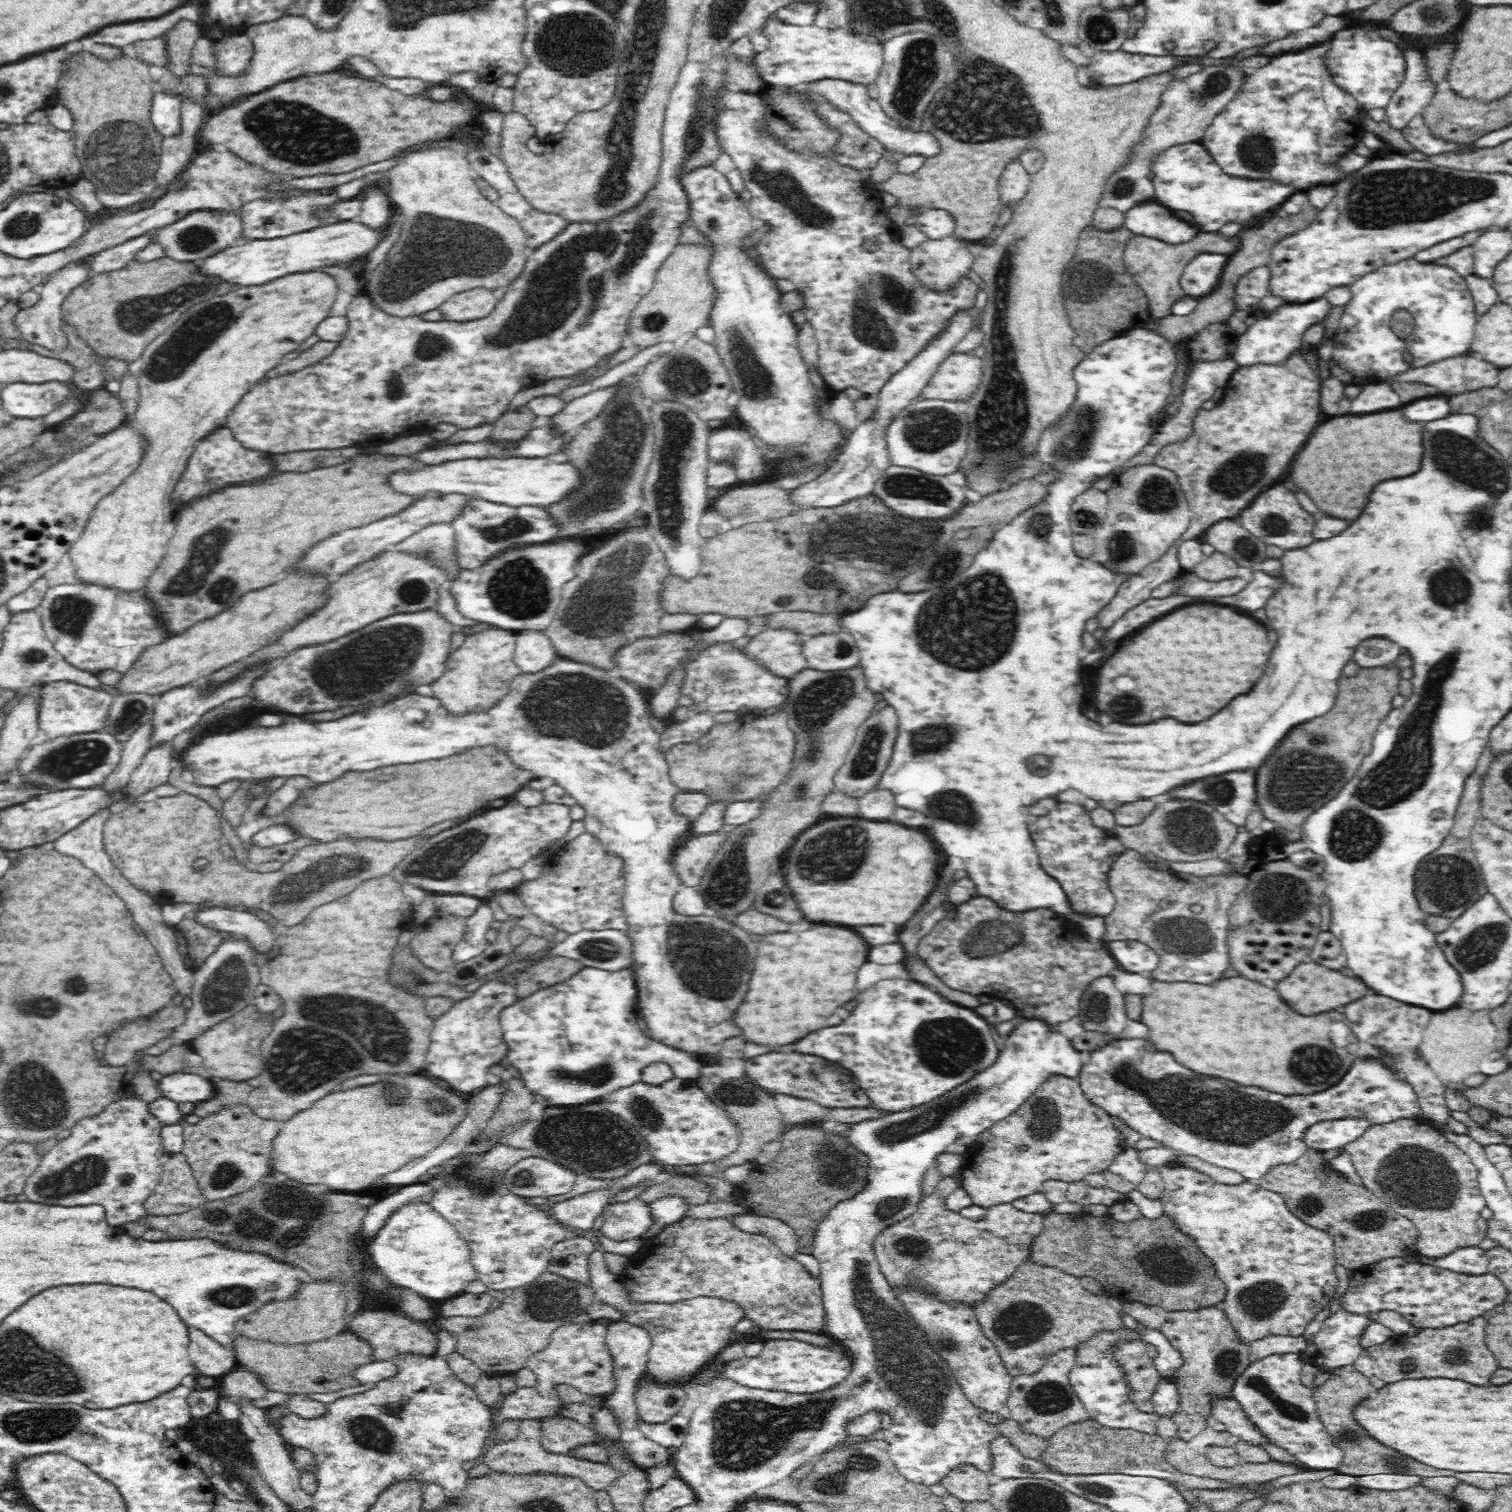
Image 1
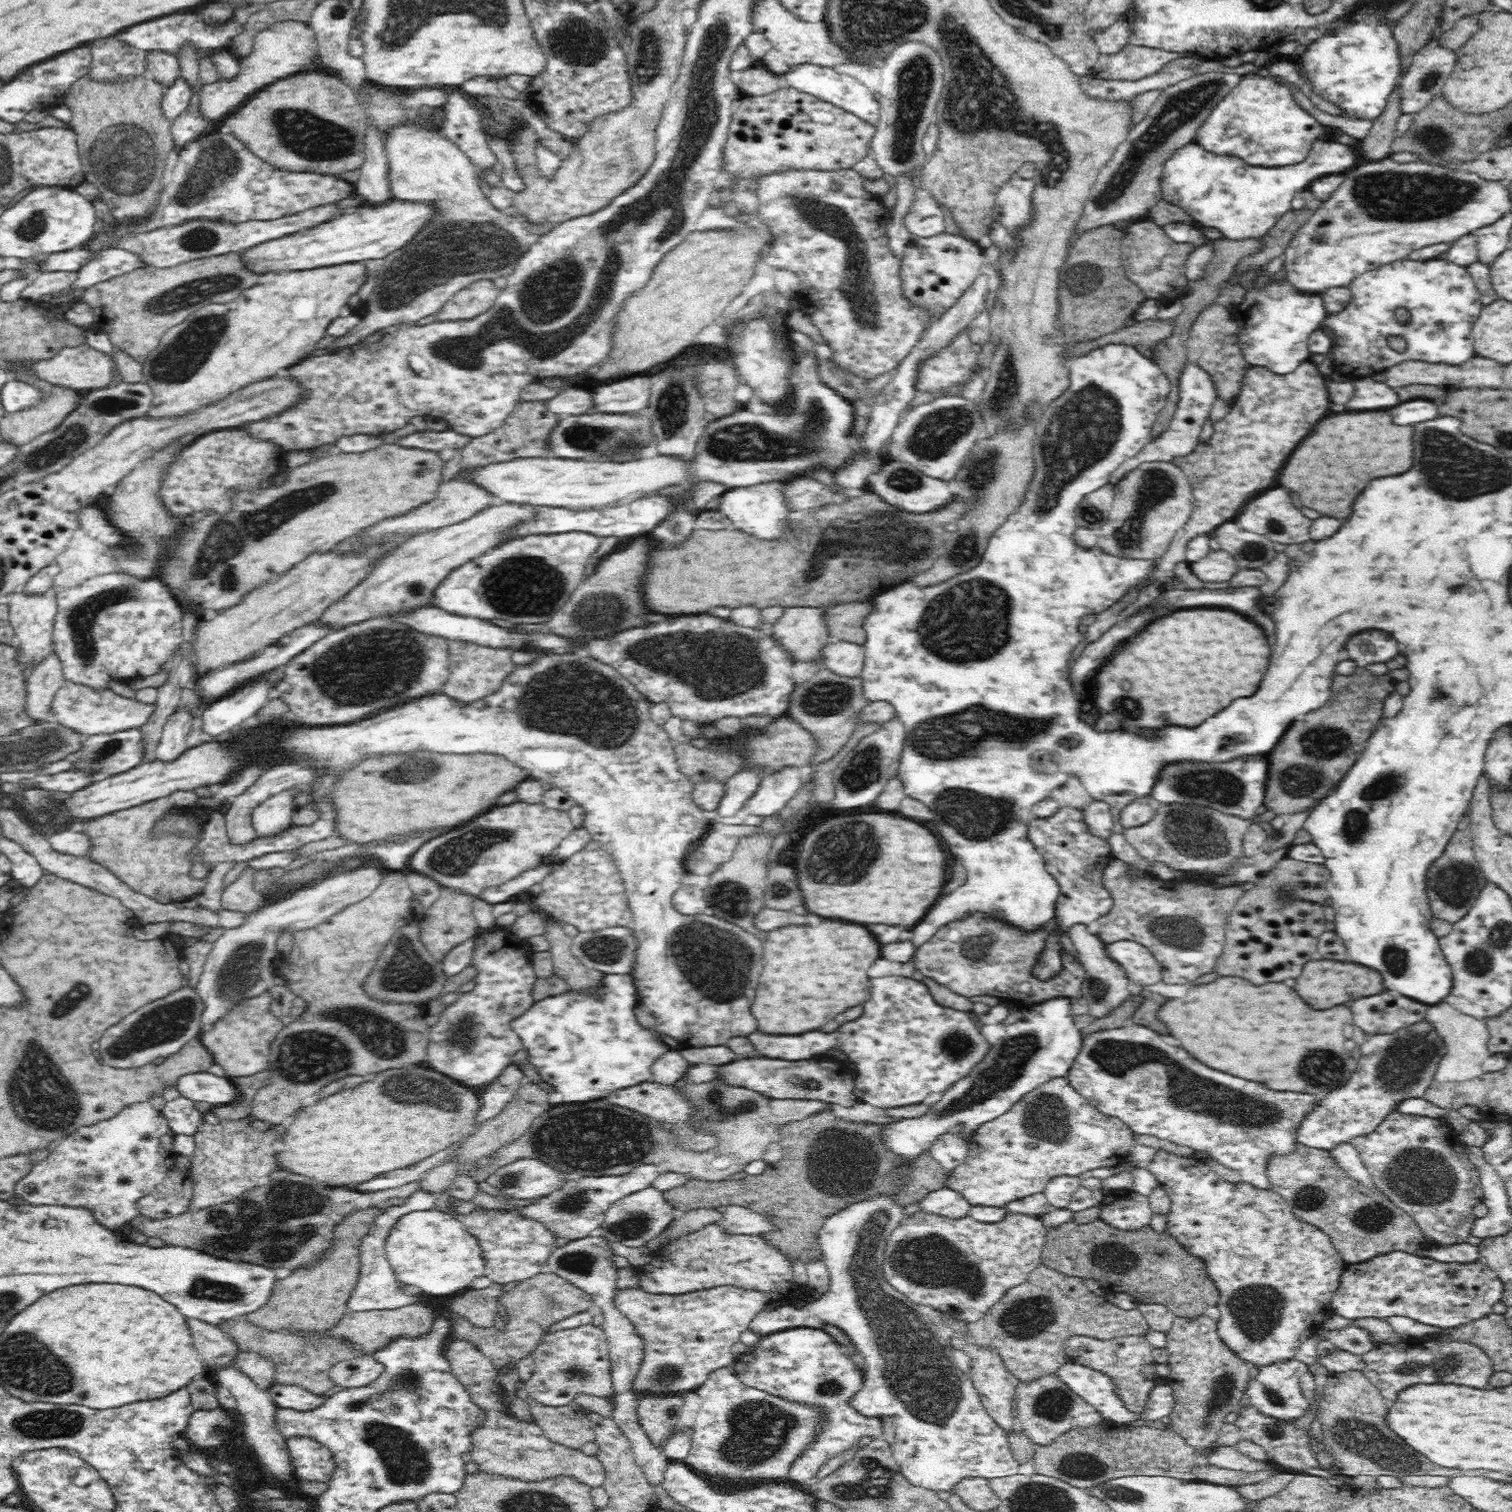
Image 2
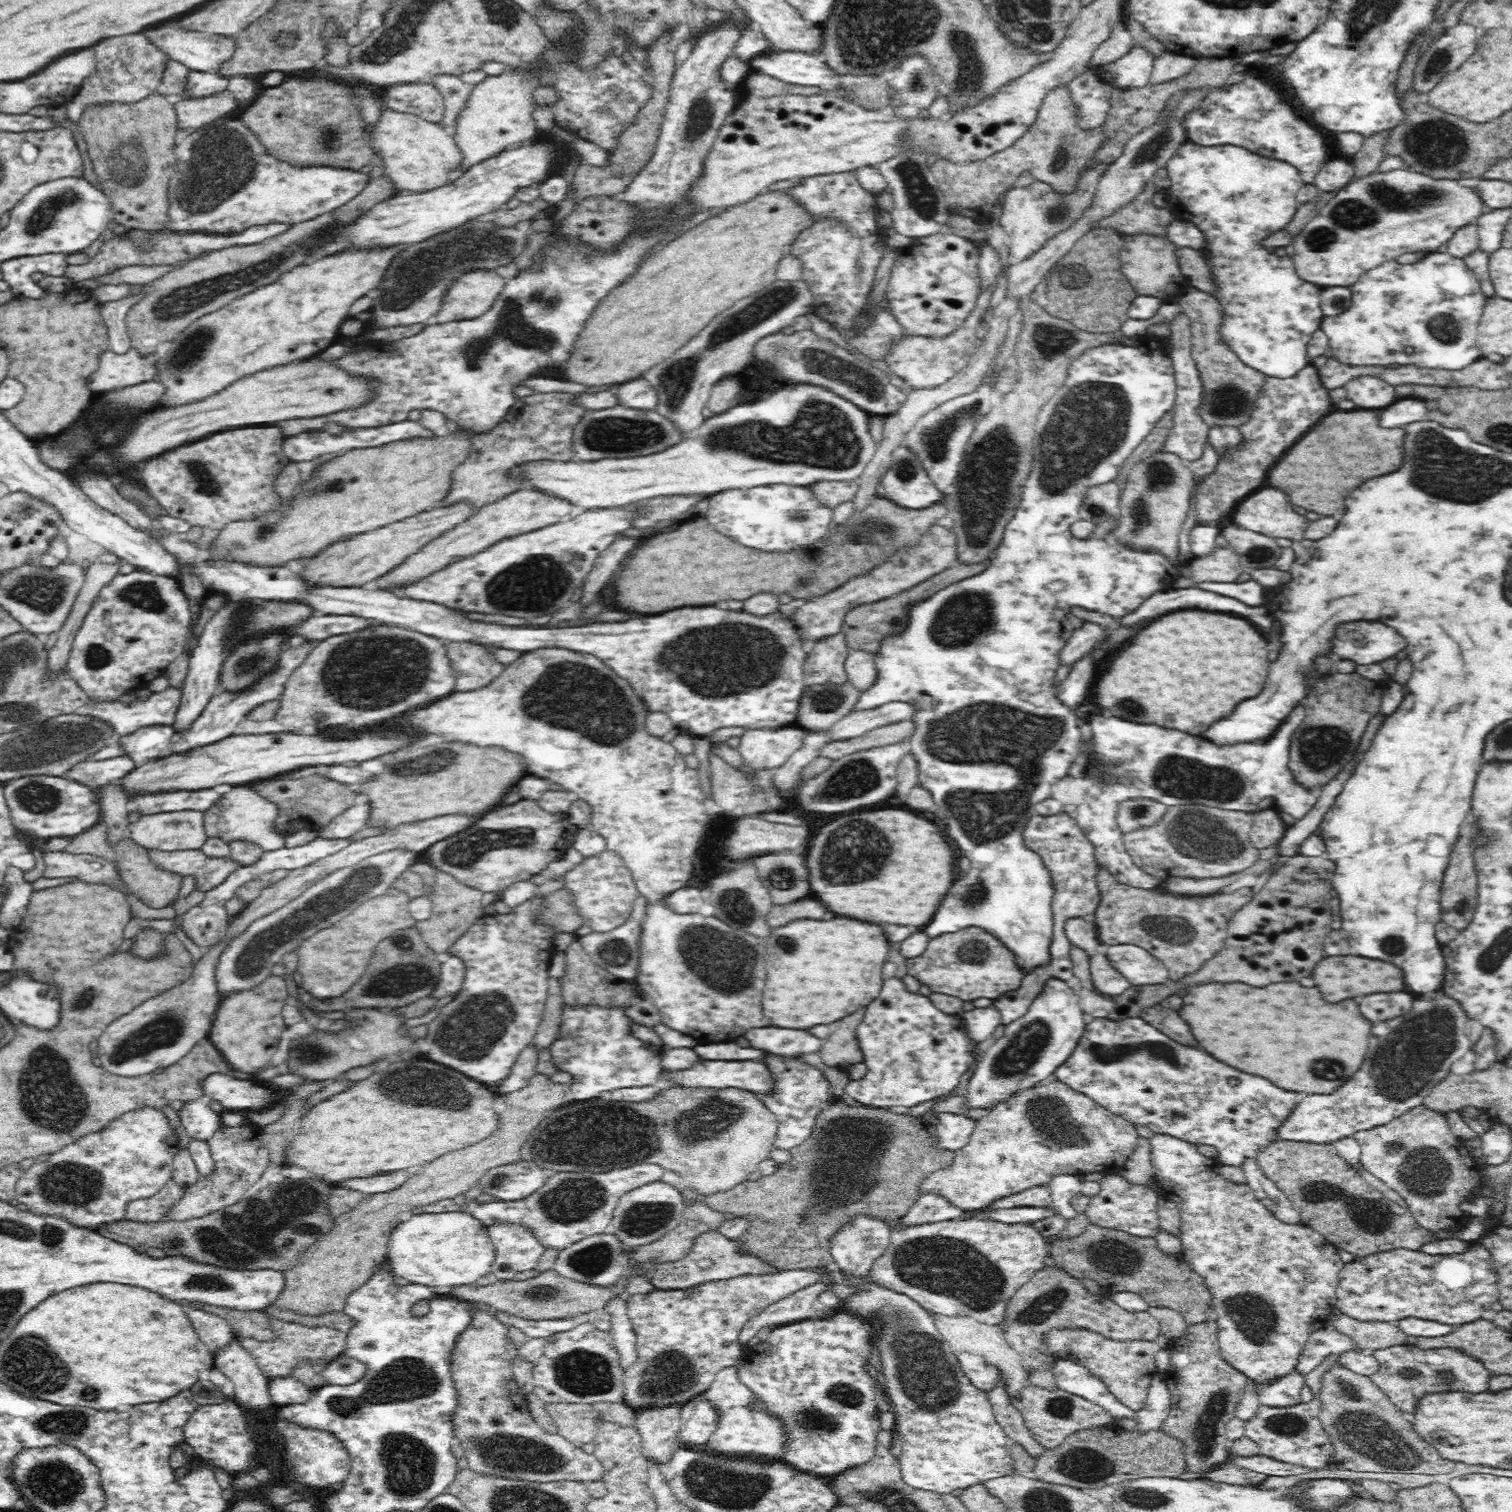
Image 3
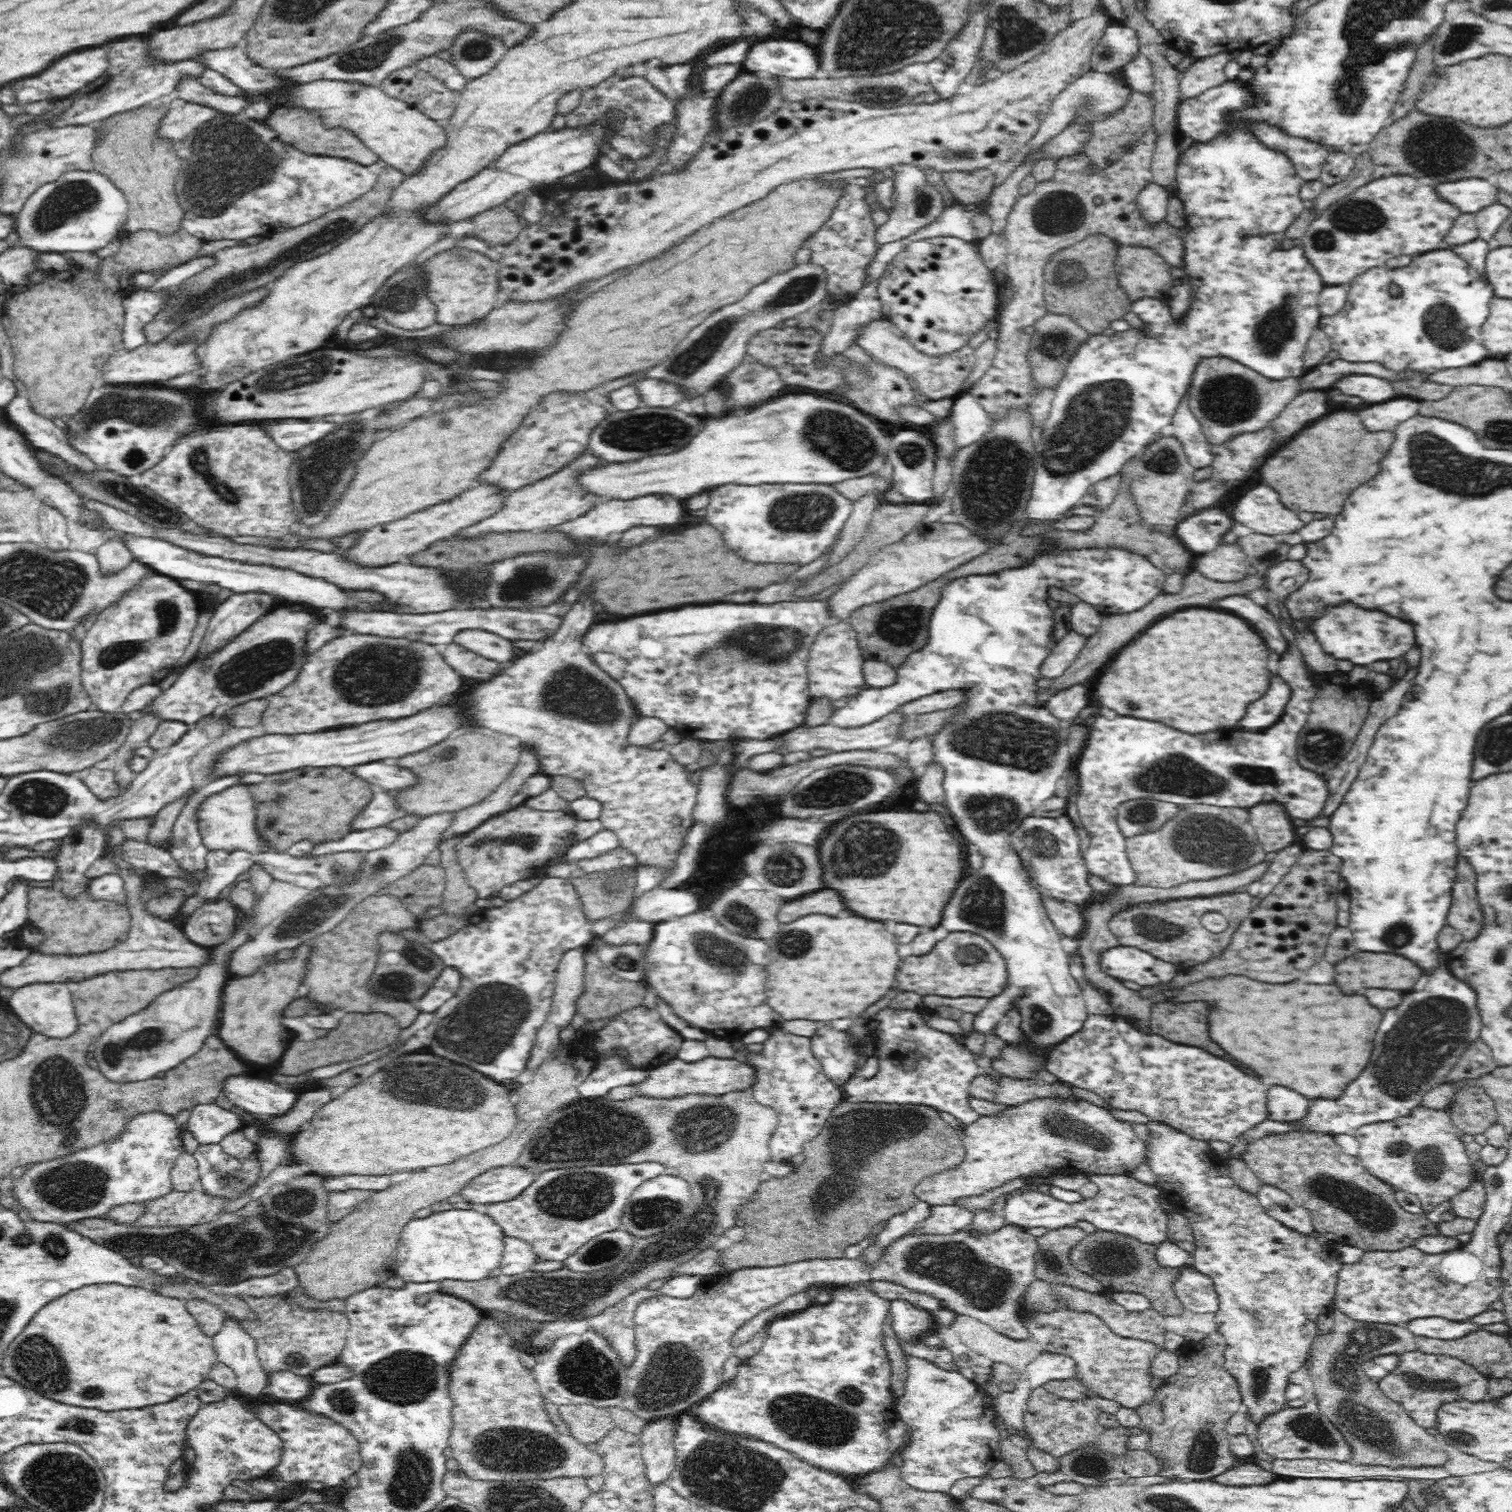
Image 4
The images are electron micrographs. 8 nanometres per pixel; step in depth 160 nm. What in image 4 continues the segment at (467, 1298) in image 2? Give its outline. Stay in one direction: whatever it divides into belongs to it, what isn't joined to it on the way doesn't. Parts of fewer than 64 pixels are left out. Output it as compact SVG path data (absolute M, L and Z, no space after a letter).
M483 1316L478 1324L472 1329L472 1332L466 1337L466 1340L462 1342L460 1350L458 1351L457 1358L453 1360L450 1365L450 1397L453 1400L453 1407L451 1410L451 1417L453 1420L453 1429L449 1440L449 1447L452 1450L452 1454L458 1466L462 1469L468 1477L476 1480L485 1481L537 1481L537 1480L550 1480L554 1478L592 1478L592 1476L598 1476L603 1474L603 1467L605 1466L602 1457L586 1447L584 1444L580 1444L577 1440L574 1440L572 1436L559 1433L555 1429L555 1425L550 1421L547 1411L542 1405L544 1400L539 1393L537 1384L533 1379L532 1370L523 1366L519 1359L520 1351L519 1343L514 1340L514 1335L510 1334L510 1331L506 1330L500 1322L491 1319L490 1317Z

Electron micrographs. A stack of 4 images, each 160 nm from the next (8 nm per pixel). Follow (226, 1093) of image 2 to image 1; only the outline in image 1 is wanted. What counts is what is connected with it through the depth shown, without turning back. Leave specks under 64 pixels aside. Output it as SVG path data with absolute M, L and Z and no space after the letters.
M176 1072L164 1075L157 1081L158 1092L163 1098L176 1103L204 1102L214 1094L212 1080L195 1074Z

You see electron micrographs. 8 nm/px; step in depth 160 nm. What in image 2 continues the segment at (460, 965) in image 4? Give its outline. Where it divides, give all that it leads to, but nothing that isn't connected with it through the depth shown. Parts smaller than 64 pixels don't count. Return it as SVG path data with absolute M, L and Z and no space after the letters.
M498 926L483 930L478 937L480 942L472 960L472 965L478 970L474 978L475 985L472 991L462 993L453 1004L446 1006L440 1014L439 1021L432 1026L424 1066L448 1078L456 1078L456 1082L460 1082L462 1086L483 1087L500 1076L510 1065L511 1057L522 1050L522 1044L511 1032L509 1022L520 1016L535 1001L530 996L530 989L536 976L530 959L532 952L527 948L525 941Z

